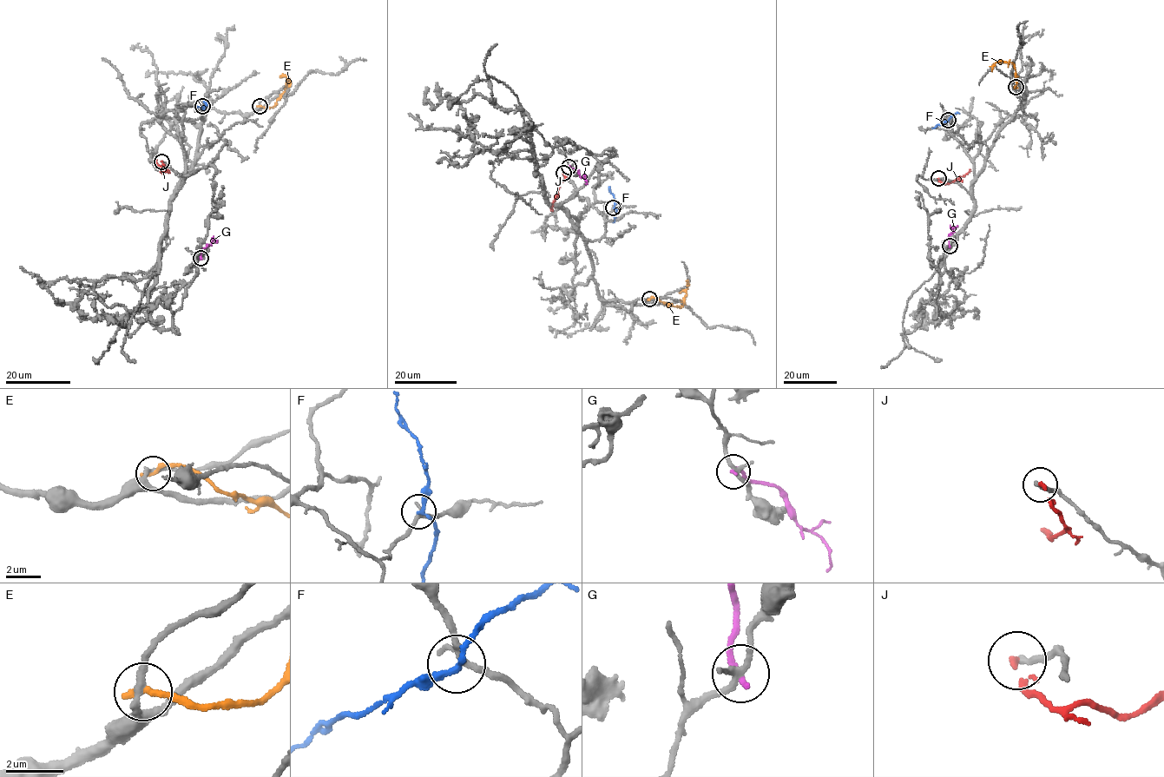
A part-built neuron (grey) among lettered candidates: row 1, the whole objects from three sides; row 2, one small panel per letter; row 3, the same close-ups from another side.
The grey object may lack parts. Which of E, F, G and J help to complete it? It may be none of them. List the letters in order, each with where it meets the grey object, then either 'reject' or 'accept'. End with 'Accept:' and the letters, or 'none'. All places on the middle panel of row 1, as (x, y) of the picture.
E: contact (649, 299); reject
F: contact (613, 207); reject
G: contact (568, 167); reject
J: contact (563, 173); reject
Accept: none

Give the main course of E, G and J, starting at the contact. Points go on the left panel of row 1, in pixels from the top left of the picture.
E: (259, 106), (273, 107), (287, 82), (286, 75), (290, 82), (288, 86)
G: (200, 258), (200, 252), (215, 240)
J: (161, 161), (167, 168), (164, 171), (157, 165), (156, 159)

